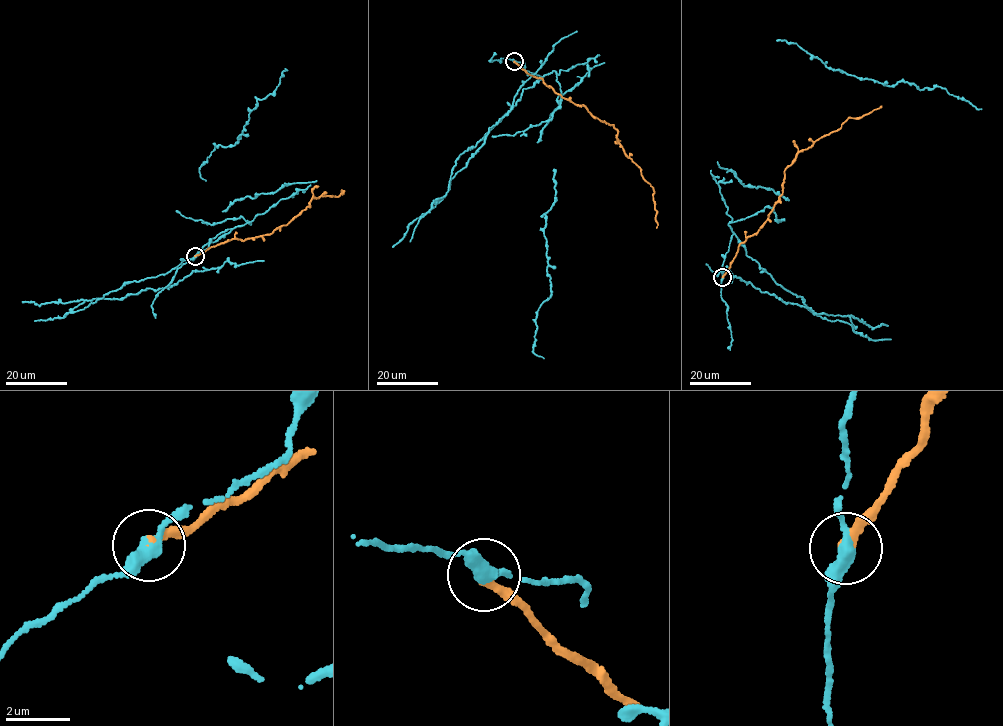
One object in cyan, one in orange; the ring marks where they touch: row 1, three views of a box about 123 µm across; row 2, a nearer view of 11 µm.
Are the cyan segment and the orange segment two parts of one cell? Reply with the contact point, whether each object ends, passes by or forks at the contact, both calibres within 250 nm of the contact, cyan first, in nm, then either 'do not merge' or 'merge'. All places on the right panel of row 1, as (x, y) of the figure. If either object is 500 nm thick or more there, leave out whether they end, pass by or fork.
at (722, 277); cyan passes by; orange ends there; 380 nm thick on the cyan side, 260 nm on the other; do not merge

